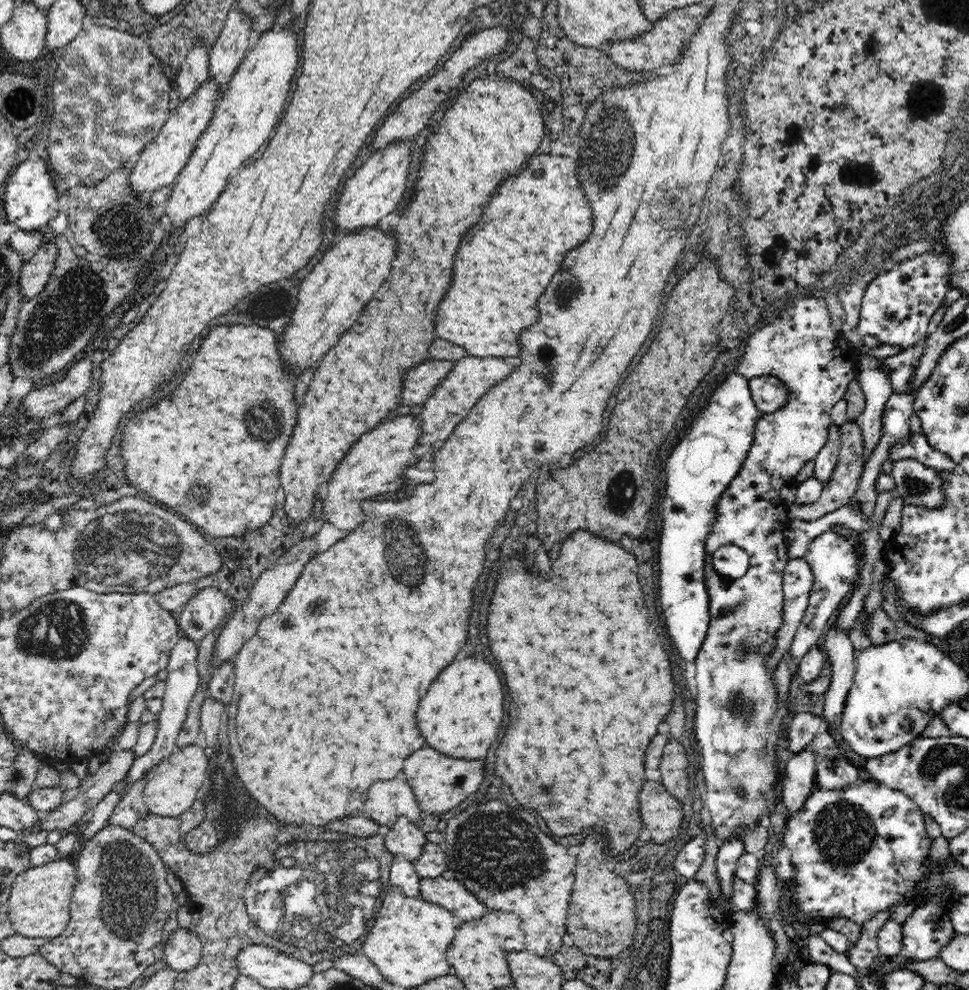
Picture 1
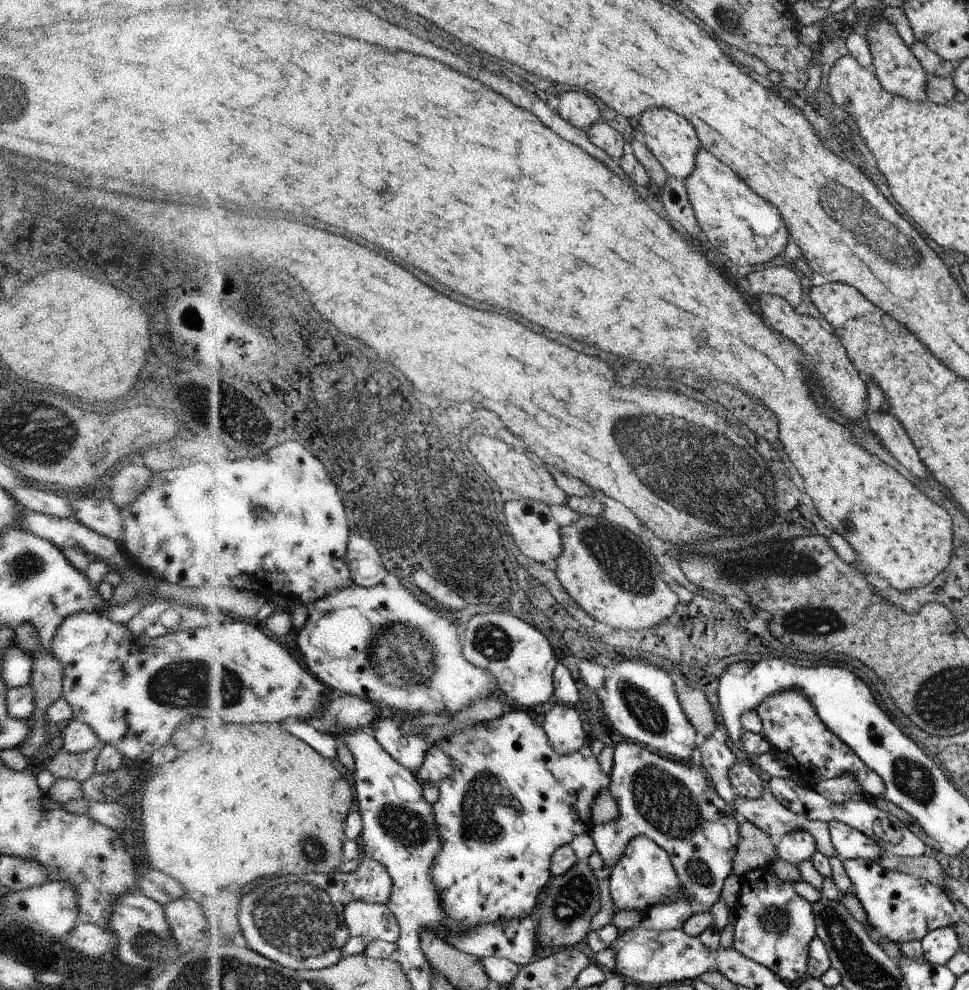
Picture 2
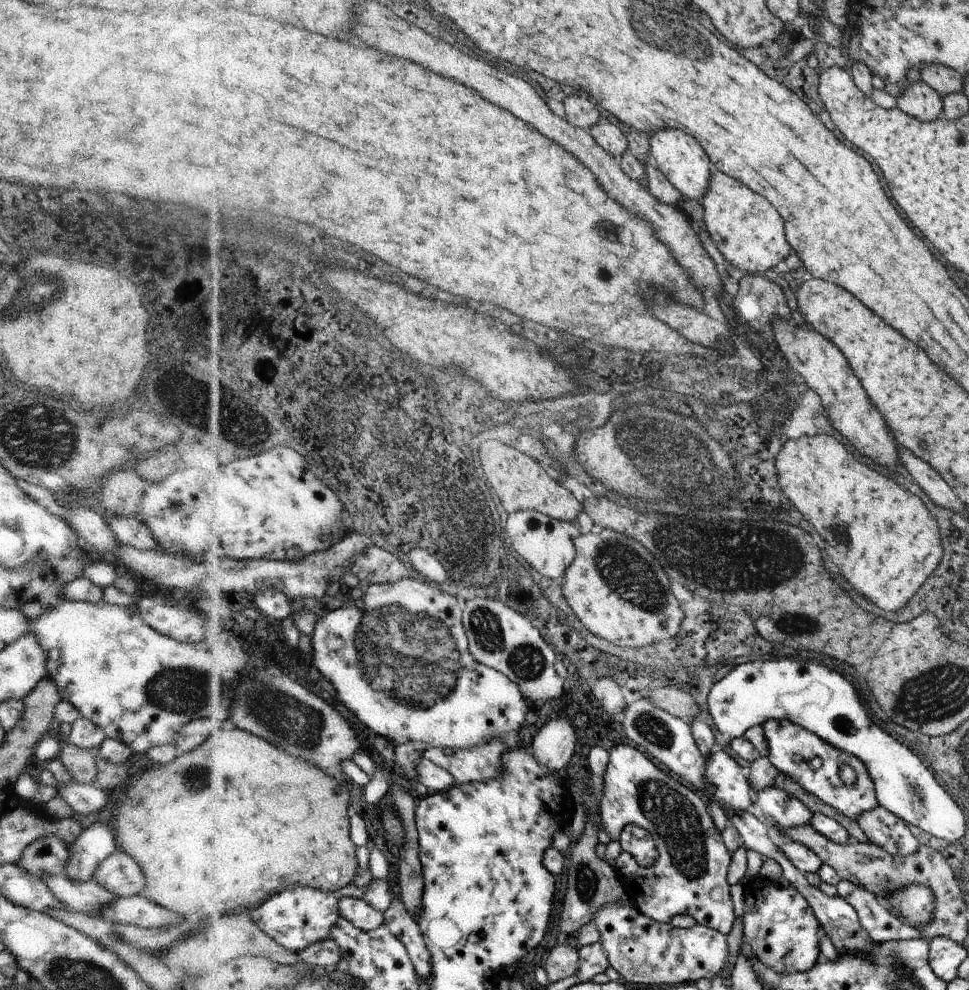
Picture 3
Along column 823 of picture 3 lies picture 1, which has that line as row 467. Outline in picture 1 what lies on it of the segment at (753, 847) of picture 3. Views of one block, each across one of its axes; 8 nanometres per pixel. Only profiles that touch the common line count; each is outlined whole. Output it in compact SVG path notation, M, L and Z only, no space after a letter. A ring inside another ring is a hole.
M904 458L893 464L891 477L895 490L907 505L936 508L943 500L942 472L924 466L915 458Z

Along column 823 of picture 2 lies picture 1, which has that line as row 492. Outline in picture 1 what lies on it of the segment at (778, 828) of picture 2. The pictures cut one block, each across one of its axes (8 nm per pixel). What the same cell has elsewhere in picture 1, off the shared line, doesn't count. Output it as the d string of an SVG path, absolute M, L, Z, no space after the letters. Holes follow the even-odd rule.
M851 420L844 422L840 426L840 432L841 447L840 452L838 453L838 460L835 464L834 472L831 473L831 477L826 482L825 487L823 487L820 498L812 504L790 504L789 510L787 512L787 517L789 519L811 521L820 518L821 516L824 516L829 512L834 512L841 506L844 506L844 504L848 504L848 502L851 502L851 496L854 494L855 488L858 486L859 478L863 473L864 462L866 462L866 458L863 455L864 441L862 438L860 427Z

